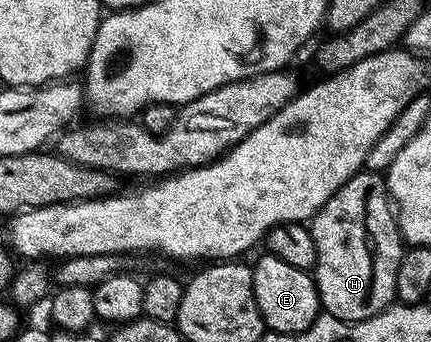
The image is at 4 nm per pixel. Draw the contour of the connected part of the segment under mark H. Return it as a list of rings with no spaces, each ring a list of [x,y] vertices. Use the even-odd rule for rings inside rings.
[[[382,173],[354,174],[310,219],[309,229],[317,248],[315,287],[326,313],[342,322],[360,322],[396,301],[397,268],[405,243]]]

